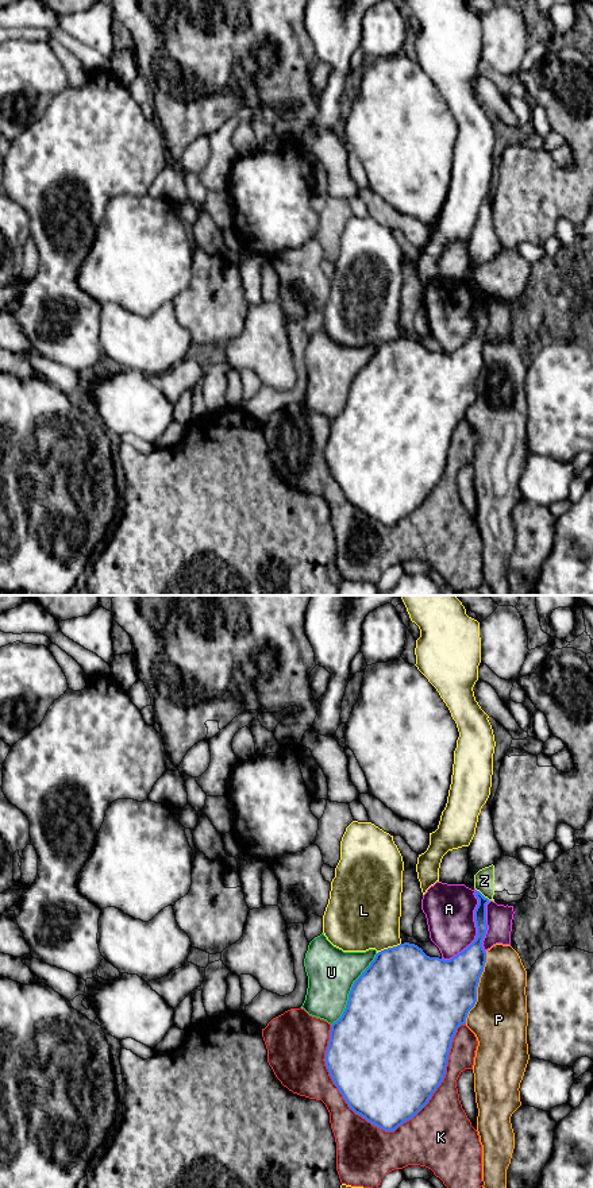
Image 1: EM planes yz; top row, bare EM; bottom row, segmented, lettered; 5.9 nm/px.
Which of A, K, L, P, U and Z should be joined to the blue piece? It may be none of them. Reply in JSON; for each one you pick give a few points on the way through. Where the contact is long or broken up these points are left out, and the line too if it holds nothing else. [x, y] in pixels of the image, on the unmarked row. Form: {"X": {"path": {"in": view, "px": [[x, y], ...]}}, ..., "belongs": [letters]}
{"belongs": []}

